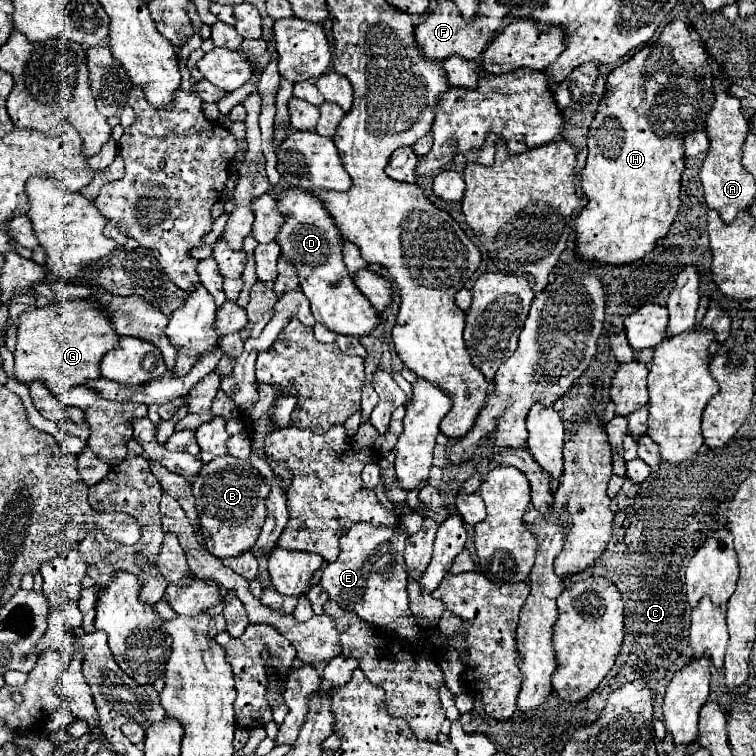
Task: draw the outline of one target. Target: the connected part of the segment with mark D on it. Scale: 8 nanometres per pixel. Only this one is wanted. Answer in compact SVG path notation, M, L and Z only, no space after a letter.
M285 185L279 189L277 205L285 221L275 241L279 243L283 257L297 269L301 291L311 303L315 321L323 323L335 333L353 337L369 335L377 327L379 315L347 273L343 263L343 235L339 233L333 217L327 213L325 203L313 193Z

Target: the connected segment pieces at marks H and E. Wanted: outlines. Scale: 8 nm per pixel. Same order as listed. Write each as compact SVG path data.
M671 21L657 43L645 45L627 63L613 69L605 83L605 93L587 135L587 163L581 171L581 187L589 199L575 219L577 251L583 259L609 265L625 265L645 257L655 243L667 235L679 213L681 173L685 171L683 139L687 133L705 129L705 115L713 107L713 75L707 51L691 37L683 21Z
M353 523L351 529L341 535L341 553L339 557L329 563L323 569L321 585L329 593L329 599L333 599L341 609L353 611L363 621L379 625L381 629L387 629L389 633L397 633L403 639L415 639L421 635L421 627L415 625L415 617L409 611L409 599L407 599L407 569L405 569L405 543L407 543L407 533L401 533L399 527L385 527L385 525L369 525L369 523Z

